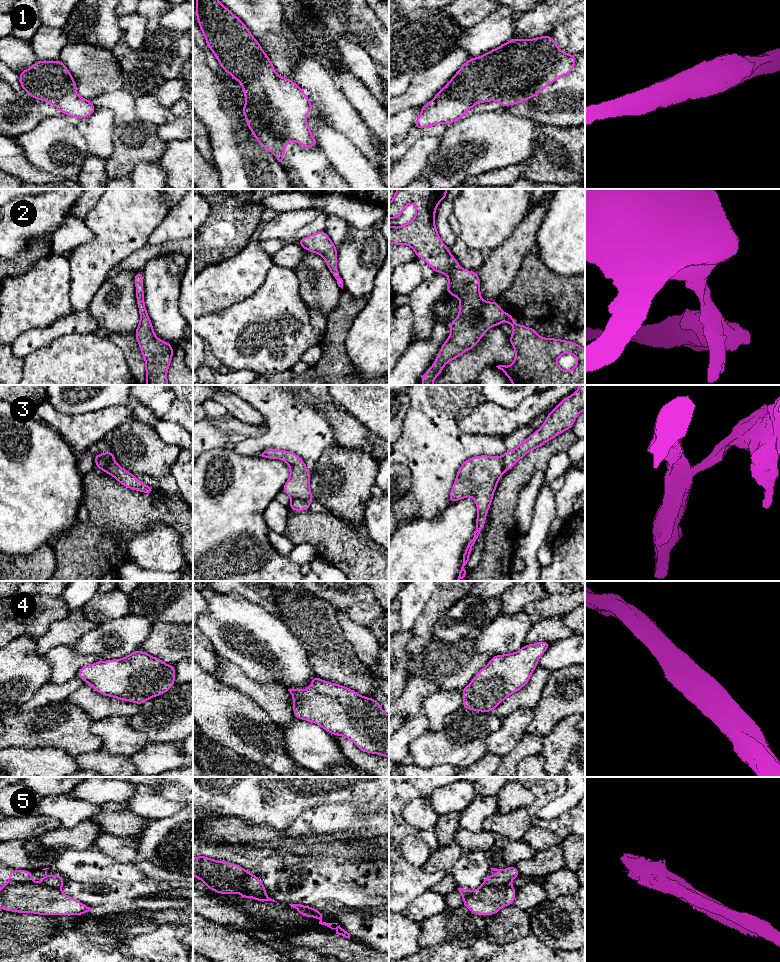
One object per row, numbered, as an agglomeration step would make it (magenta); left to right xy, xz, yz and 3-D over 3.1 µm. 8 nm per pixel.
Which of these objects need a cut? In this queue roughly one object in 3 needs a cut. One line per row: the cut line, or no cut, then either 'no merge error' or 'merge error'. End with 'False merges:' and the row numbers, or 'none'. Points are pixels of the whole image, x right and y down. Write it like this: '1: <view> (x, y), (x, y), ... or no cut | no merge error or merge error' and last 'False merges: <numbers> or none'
1: no cut | no merge error
2: no cut | no merge error
3: xz (292, 498), (306, 500), (309, 503) | merge error
4: no cut | no merge error
5: yz (485, 882), (491, 885), (509, 884) | merge error
False merges: 3, 5

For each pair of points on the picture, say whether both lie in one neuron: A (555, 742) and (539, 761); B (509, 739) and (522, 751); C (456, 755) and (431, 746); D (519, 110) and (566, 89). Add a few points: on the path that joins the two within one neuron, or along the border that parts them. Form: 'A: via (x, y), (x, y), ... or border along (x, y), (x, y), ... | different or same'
A: border along (539, 754), (544, 759), (544, 766) | different
B: border along (525, 733), (521, 740), (501, 757) | different
C: via (450, 749), (448, 747), (437, 747) | same
D: via (531, 108), (545, 108), (554, 99) | same

